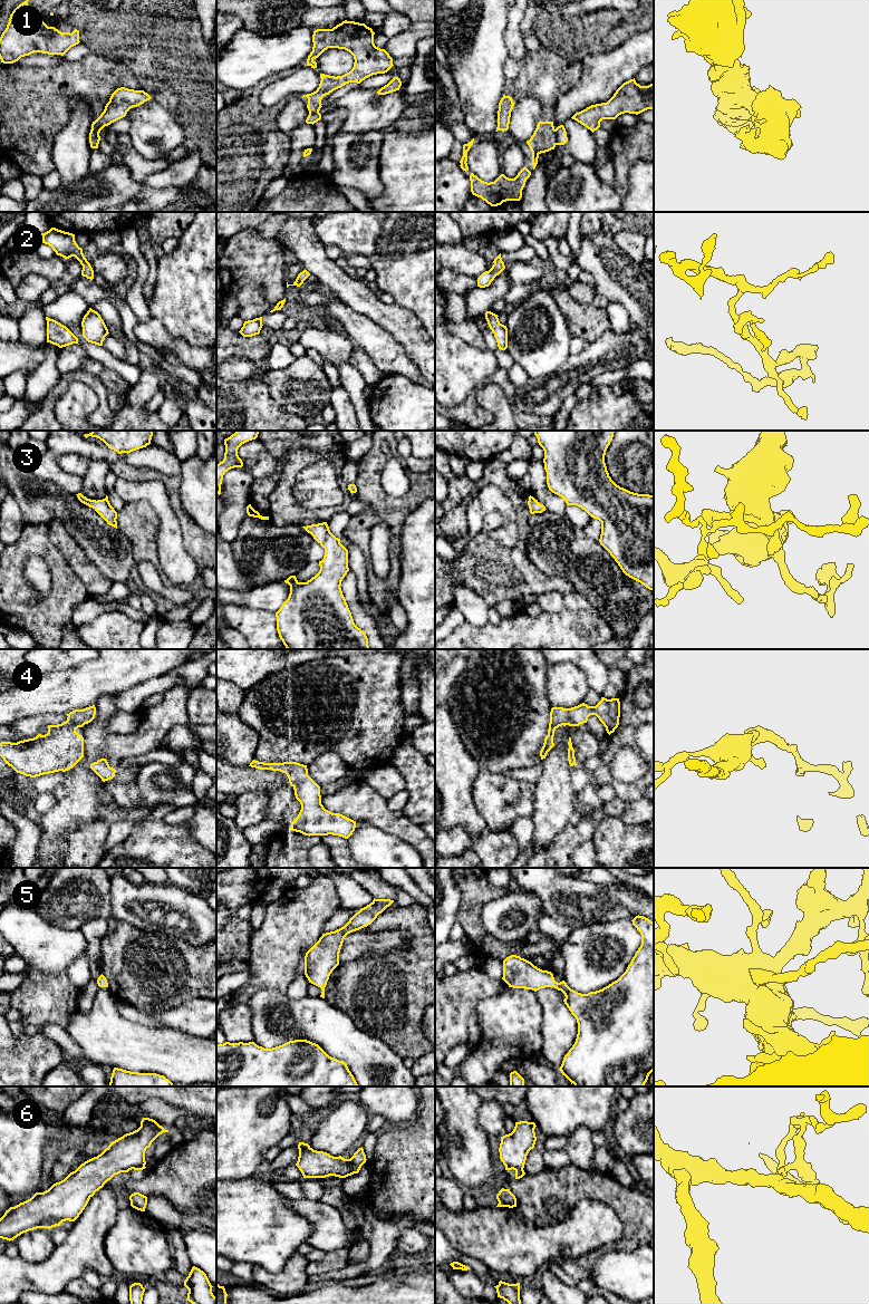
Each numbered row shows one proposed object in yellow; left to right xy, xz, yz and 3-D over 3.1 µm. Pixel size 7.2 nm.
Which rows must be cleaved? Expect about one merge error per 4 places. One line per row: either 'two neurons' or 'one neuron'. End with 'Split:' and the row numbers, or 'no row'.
1: two neurons
2: one neuron
3: one neuron
4: one neuron
5: one neuron
6: two neurons
Split: 1, 6

